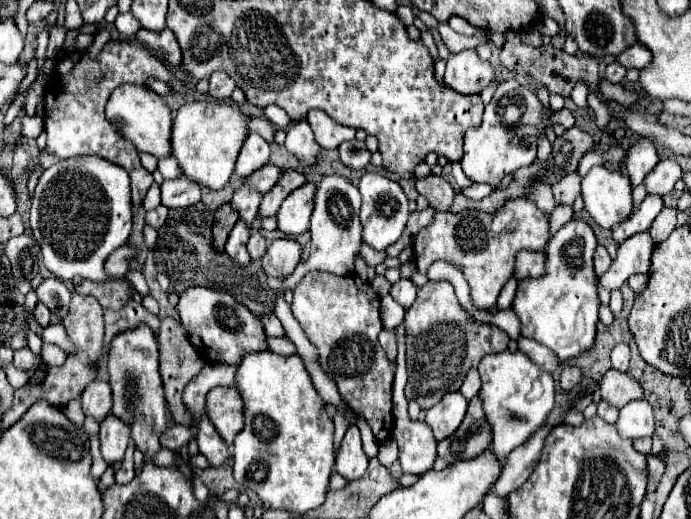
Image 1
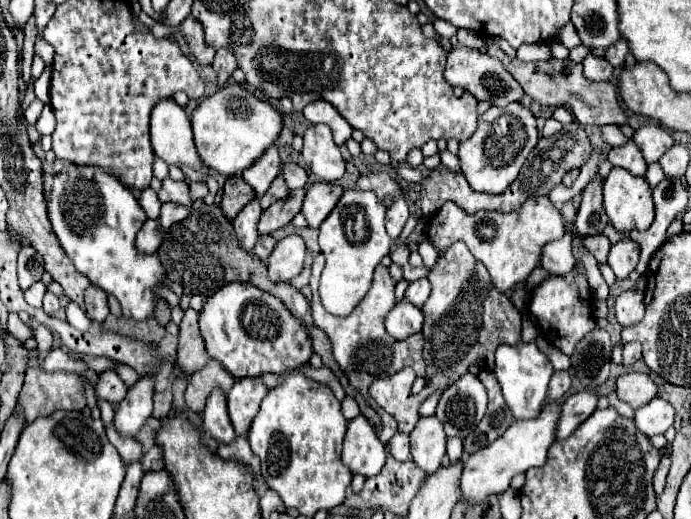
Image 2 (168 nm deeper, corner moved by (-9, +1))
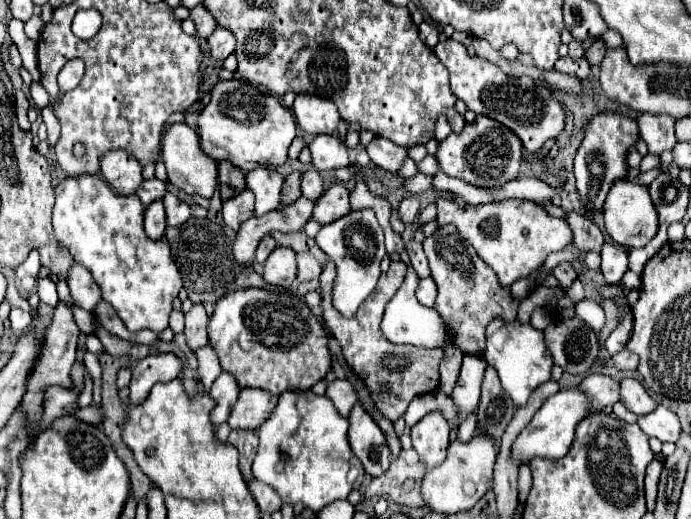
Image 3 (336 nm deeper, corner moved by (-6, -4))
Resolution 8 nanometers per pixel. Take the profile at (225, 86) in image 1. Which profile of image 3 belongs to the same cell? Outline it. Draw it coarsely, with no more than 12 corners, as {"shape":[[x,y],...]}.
{"shape":[[217,27],[207,39],[209,55],[223,63],[235,49],[231,31]]}

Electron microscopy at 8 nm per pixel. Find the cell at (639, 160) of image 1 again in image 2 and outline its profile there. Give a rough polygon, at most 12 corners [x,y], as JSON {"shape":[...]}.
{"shape":[[658,124],[636,130],[634,142],[648,164],[674,146],[670,130]]}

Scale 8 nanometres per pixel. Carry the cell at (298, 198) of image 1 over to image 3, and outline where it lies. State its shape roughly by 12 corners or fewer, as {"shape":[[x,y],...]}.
{"shape":[[333,183],[315,201],[311,219],[327,225],[351,211],[349,191]]}

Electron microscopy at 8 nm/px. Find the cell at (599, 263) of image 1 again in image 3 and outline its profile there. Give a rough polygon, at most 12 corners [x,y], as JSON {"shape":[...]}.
{"shape":[[571,211],[573,243],[601,253],[603,235],[591,219]]}

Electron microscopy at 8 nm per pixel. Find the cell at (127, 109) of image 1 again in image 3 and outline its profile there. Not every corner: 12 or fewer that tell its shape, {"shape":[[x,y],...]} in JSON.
{"shape":[[187,123],[165,125],[161,157],[169,181],[211,197],[217,165]]}

